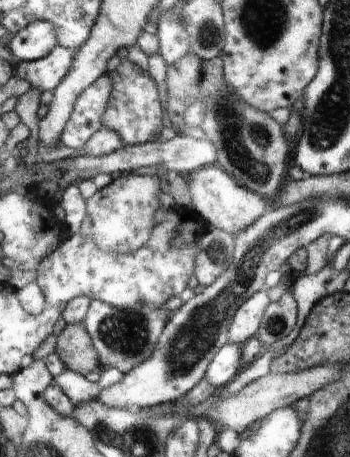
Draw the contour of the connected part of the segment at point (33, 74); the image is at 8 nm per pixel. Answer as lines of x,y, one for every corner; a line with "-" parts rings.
60,45
52,49
48,56
40,60
21,62
15,65
15,76
38,88
40,94
54,90
70,73
74,63
74,50

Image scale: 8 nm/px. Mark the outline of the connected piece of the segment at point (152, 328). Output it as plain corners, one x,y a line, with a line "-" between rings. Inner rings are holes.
91,299
88,312
81,324
93,340
101,368
114,367
128,374
138,364
142,364
146,358
152,356
152,350
168,322
169,315
165,307
150,308
146,304
138,304
130,310
120,310
106,302

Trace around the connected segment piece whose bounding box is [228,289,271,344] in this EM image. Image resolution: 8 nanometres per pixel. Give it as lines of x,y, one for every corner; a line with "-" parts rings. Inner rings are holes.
266,289
256,292
245,300
234,313
228,327
228,338
232,343
244,344
258,332
266,307
270,304

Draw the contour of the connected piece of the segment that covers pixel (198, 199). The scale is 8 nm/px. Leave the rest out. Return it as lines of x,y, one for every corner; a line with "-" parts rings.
208,165
199,168
186,177
189,186
192,208
203,218
207,227
228,232
233,235
238,230
254,224
270,206
266,206
264,198
255,192
239,185
225,170
218,165

